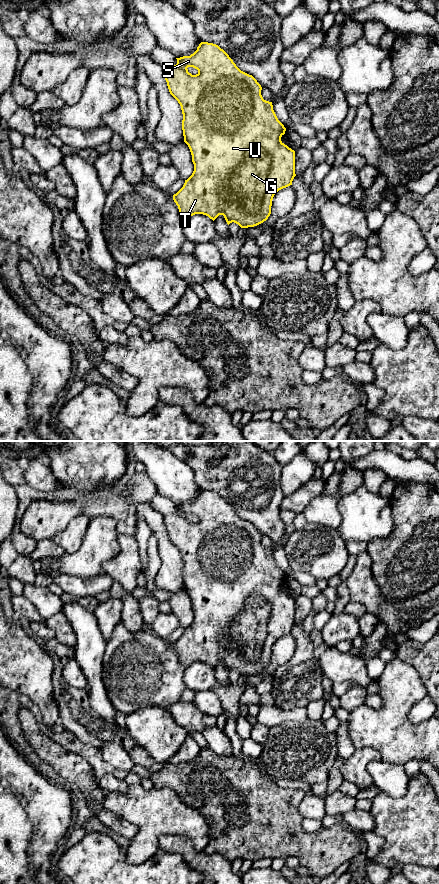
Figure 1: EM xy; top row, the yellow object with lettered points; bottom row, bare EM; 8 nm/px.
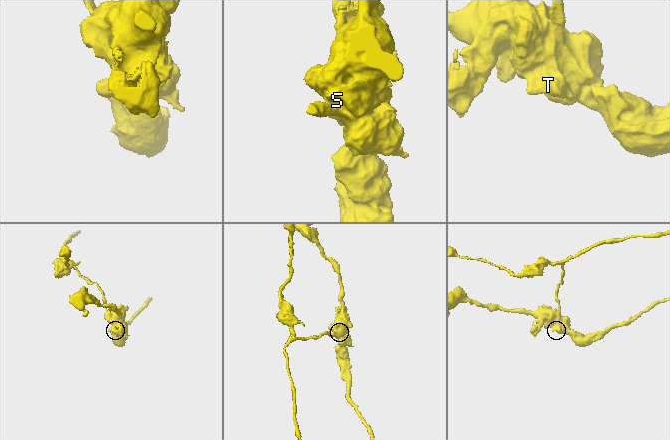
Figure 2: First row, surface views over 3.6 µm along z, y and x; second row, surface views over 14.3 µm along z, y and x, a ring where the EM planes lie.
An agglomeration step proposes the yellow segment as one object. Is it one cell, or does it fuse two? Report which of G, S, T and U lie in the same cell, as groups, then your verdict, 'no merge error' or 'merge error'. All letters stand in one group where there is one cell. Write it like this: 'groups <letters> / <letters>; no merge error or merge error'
groups G / S T U; merge error

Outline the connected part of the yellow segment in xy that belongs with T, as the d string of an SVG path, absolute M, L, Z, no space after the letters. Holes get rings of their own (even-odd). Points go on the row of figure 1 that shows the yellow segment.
M201 42L193 54L176 59L176 65L164 69L164 77L170 94L181 106L184 142L190 149L194 164L192 175L185 180L183 187L173 195L180 215L187 219L195 214L203 214L213 221L219 215L223 215L228 225L234 222L241 228L254 227L263 223L271 214L274 195L279 190L292 185L296 176L295 151L281 141L286 128L278 120L272 102L263 99L262 87L257 80L252 75L241 71L218 45ZM252 147L262 149L270 158L267 187L260 208L256 213L246 212L237 201L237 195L229 191L229 179L233 171L243 163L246 152Z

